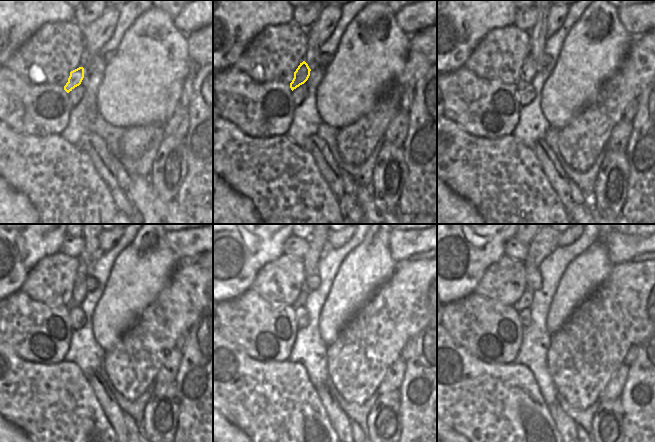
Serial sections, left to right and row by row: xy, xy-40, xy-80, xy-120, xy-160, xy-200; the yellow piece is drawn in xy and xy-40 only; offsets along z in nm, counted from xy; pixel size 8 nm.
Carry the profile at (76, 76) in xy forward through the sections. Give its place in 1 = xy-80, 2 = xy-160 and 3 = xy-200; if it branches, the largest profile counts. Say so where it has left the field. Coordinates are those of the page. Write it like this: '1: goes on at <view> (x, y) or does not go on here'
1: goes on at xy-80 (528, 70)
2: goes on at xy-160 (315, 251)
3: goes on at xy-200 (543, 244)

